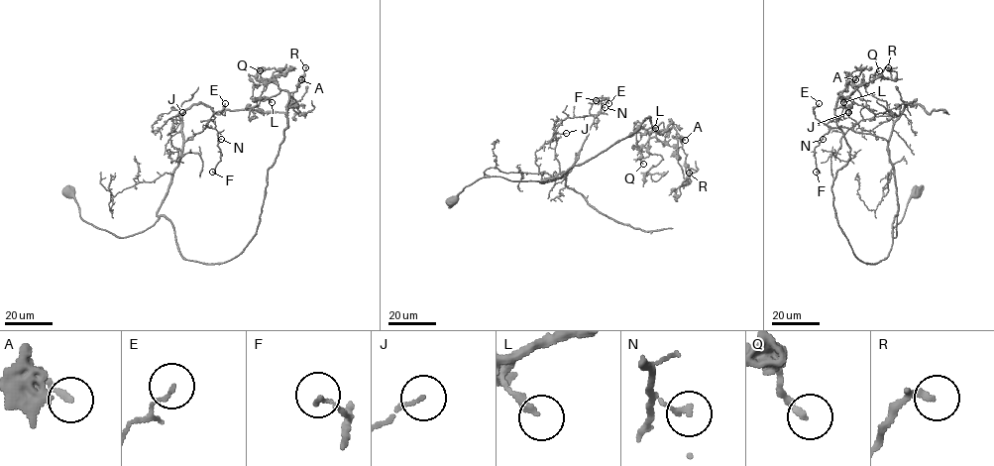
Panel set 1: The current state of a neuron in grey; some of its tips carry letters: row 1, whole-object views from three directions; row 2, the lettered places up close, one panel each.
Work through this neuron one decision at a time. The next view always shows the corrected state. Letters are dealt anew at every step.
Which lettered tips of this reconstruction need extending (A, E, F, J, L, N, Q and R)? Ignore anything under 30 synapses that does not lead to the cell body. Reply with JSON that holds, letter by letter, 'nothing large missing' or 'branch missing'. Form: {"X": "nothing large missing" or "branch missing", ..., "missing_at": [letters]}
{"A": "nothing large missing", "E": "nothing large missing", "F": "nothing large missing", "J": "nothing large missing", "L": "nothing large missing", "N": "nothing large missing", "Q": "nothing large missing", "R": "nothing large missing", "missing_at": []}

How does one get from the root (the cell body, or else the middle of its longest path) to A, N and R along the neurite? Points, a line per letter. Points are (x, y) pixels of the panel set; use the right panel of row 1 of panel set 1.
A: (916, 191), (893, 237), (894, 217), (889, 255), (861, 261), (831, 189), (850, 150), (835, 105), (855, 79)
N: (916, 191), (902, 220), (892, 230), (893, 237), (898, 198), (888, 142), (841, 127), (830, 128), (823, 139)
R: (916, 191), (893, 237), (894, 217), (889, 255), (861, 261), (833, 204), (850, 150), (834, 108), (888, 67)

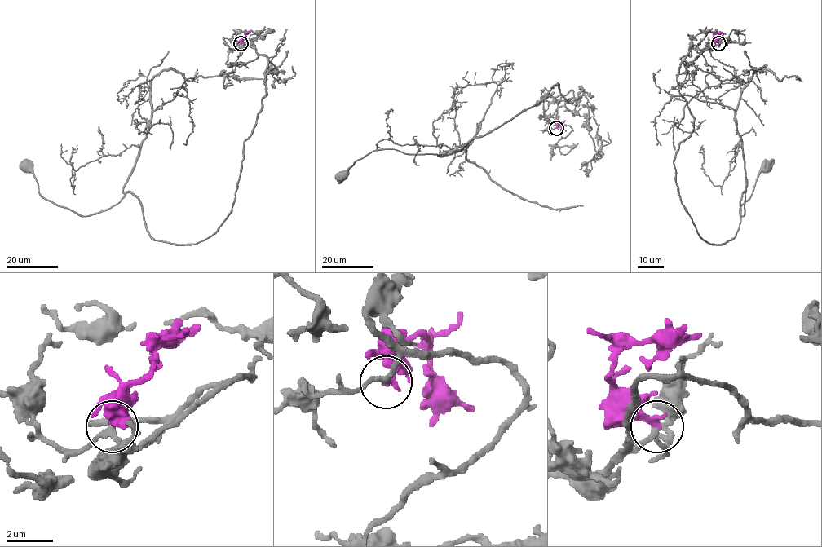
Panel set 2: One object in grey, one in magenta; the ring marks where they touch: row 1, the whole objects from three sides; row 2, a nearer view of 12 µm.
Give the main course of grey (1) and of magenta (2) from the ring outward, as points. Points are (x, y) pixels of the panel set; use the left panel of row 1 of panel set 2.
1: (240, 42), (267, 58), (265, 96), (208, 237), (156, 240), (130, 192), (77, 214), (25, 165)
2: (240, 42), (245, 33), (250, 32)

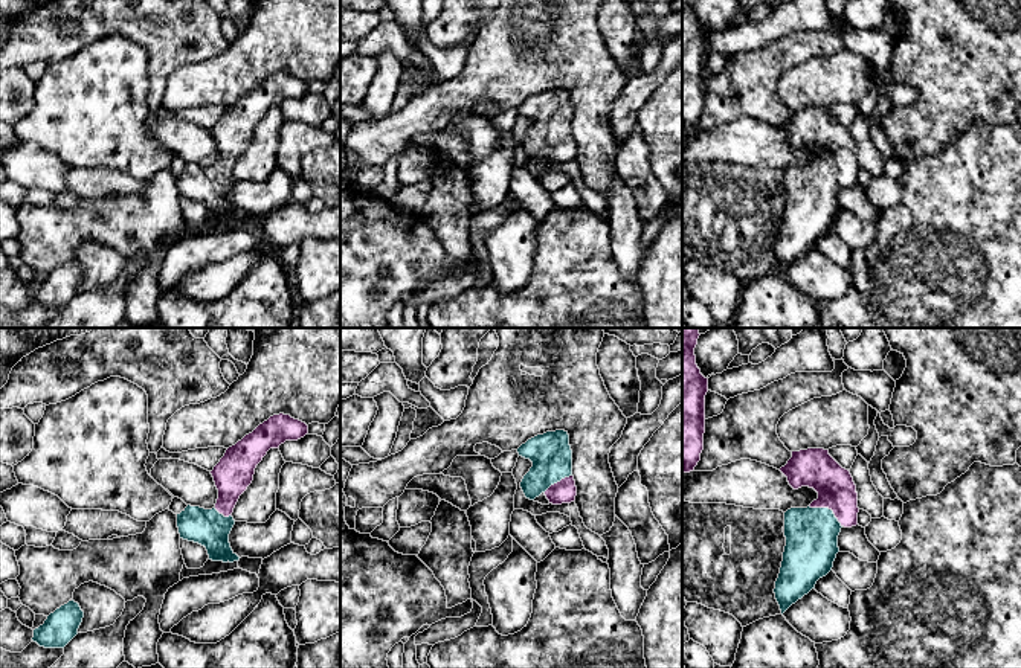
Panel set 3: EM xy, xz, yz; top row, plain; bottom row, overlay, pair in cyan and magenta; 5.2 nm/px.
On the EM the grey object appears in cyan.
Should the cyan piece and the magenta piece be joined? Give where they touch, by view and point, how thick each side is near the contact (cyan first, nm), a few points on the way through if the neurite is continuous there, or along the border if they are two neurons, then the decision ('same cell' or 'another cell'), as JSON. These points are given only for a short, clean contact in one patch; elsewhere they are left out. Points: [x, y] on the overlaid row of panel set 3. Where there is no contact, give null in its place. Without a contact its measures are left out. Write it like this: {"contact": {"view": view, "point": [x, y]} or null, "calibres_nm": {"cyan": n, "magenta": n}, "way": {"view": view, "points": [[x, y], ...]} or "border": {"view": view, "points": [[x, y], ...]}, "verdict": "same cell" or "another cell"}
{"contact": {"view": "yz", "point": [827, 508]}, "calibres_nm": {"cyan": 280, "magenta": 200}, "way": {"view": "yz", "points": [[811, 534], [827, 508], [827, 481], [814, 467]]}, "verdict": "same cell"}

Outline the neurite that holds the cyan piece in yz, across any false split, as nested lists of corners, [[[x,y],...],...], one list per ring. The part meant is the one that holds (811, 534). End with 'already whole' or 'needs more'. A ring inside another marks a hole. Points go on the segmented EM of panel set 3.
[[[829,450],[792,451],[780,471],[794,490],[809,487],[818,493],[818,499],[807,508],[791,508],[784,512],[786,546],[774,589],[783,615],[832,570],[839,552],[841,528],[858,525],[859,508],[850,471]]] | needs more

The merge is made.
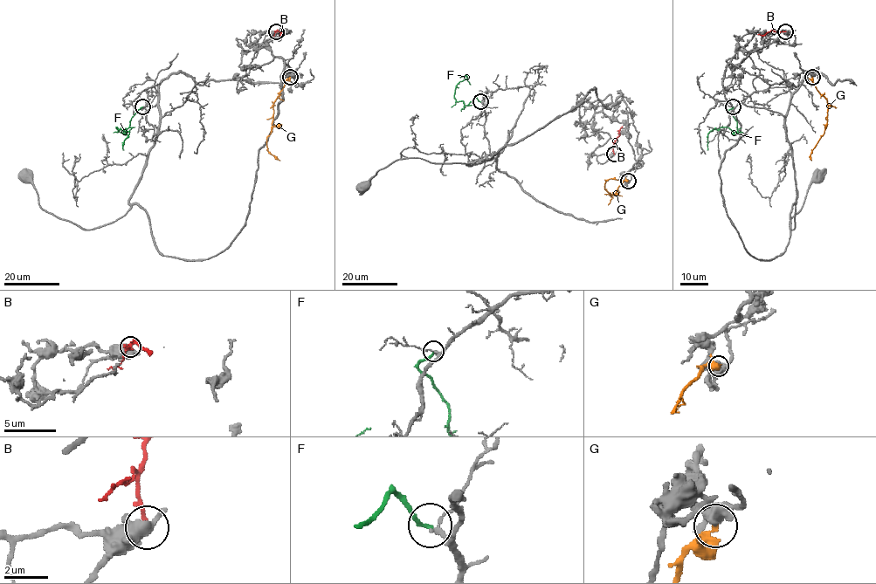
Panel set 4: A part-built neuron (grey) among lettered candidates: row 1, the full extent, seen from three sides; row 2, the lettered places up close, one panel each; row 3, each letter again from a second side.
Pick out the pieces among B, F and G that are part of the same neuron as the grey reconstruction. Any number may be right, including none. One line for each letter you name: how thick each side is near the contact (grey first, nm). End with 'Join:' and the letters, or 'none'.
F: 140 nm thick on the grey side, 160 nm on the other
Join: F

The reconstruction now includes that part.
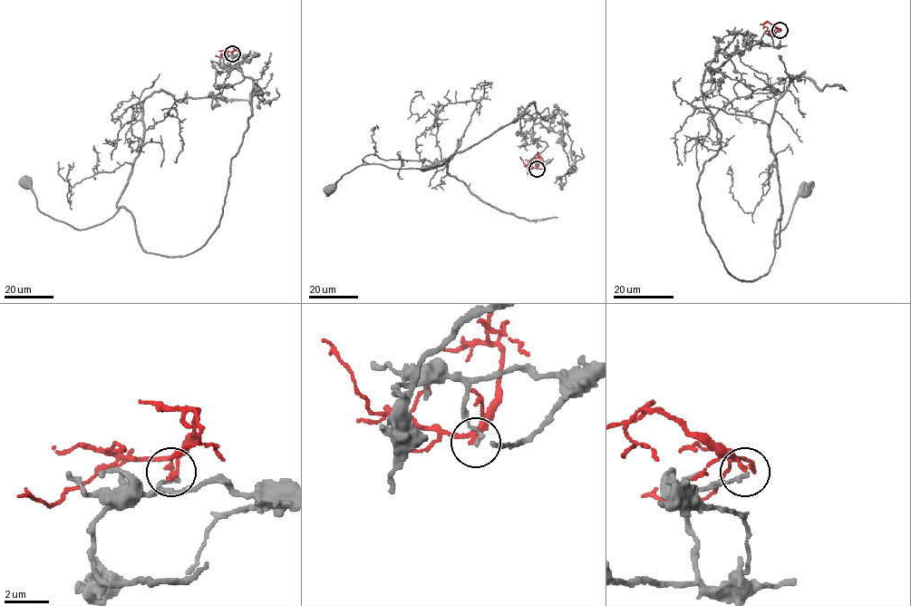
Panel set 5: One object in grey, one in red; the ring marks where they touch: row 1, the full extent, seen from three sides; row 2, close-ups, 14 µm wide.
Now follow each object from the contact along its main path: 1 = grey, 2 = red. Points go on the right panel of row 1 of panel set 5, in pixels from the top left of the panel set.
1: (780, 30), (719, 50), (701, 87), (721, 140), (699, 206), (731, 274), (770, 269), (804, 189)
2: (780, 30), (778, 28), (772, 34), (765, 34)

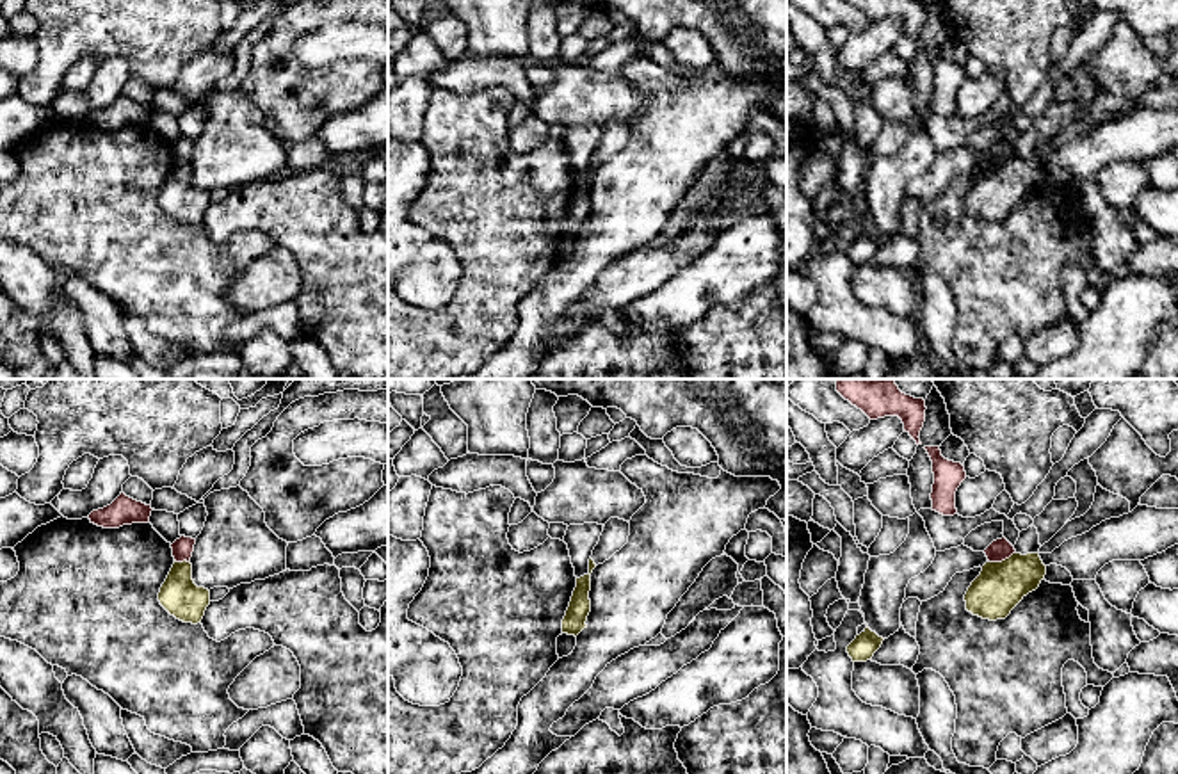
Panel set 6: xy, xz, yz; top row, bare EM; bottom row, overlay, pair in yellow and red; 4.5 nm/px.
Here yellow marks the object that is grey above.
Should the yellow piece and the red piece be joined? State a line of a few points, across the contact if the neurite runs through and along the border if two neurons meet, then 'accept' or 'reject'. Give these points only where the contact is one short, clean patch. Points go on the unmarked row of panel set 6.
line yz (1015, 153), (990, 164); reject

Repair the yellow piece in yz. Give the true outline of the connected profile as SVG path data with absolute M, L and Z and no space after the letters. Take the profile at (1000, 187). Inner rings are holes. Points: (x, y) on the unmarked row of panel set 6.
M1013 155L1002 164L986 164L964 196L966 212L982 221L1005 221L1045 181L1039 155Z

